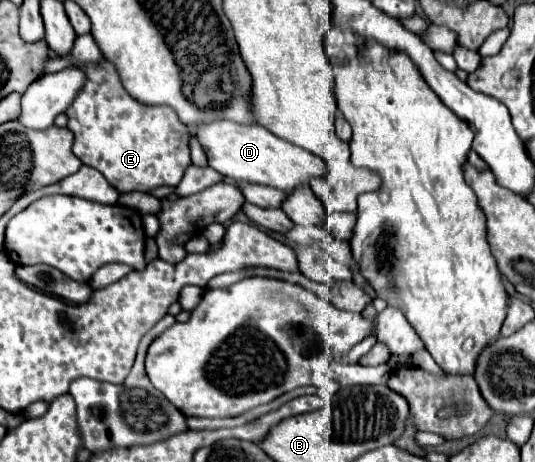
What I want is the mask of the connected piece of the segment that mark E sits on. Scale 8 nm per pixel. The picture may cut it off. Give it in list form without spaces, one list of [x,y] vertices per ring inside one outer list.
[[[104,61],[102,65],[80,65],[88,81],[84,85],[84,91],[74,99],[74,103],[66,109],[68,115],[68,129],[74,133],[74,155],[84,163],[94,169],[98,169],[108,183],[118,189],[120,193],[130,193],[130,191],[152,191],[160,185],[178,185],[184,169],[192,163],[190,161],[190,147],[188,139],[190,133],[184,123],[180,123],[178,115],[166,107],[146,107],[132,99],[126,89],[122,87],[116,69]]]

